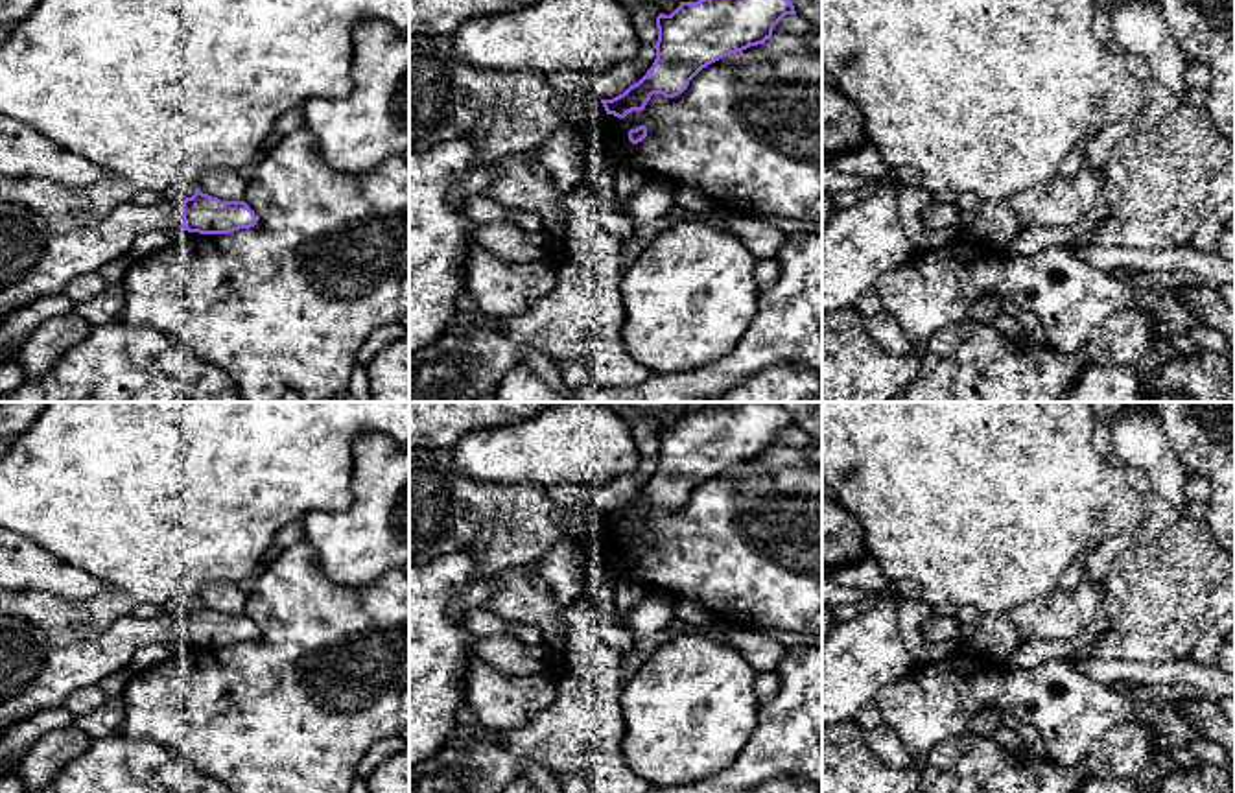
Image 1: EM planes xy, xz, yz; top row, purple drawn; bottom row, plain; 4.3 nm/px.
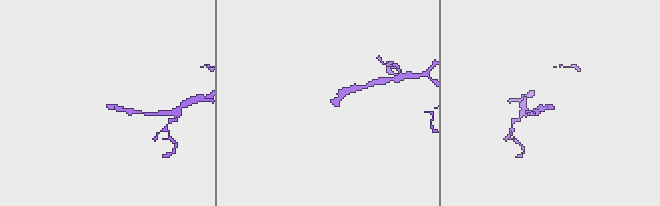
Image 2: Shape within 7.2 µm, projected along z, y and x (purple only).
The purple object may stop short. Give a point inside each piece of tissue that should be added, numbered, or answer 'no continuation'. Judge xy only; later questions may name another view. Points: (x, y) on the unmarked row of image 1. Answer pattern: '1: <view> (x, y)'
1: xy (35, 674)

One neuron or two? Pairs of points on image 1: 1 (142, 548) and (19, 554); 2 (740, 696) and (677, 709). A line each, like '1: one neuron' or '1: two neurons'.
1: two neurons
2: one neuron

